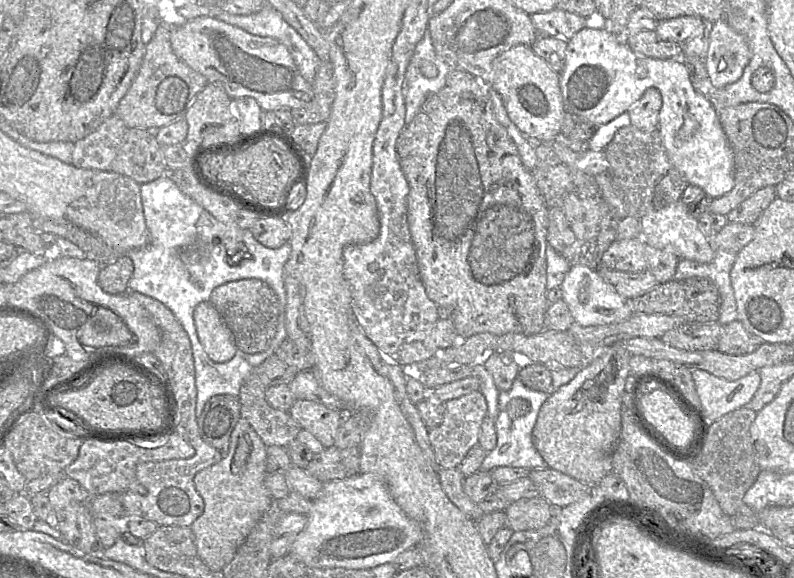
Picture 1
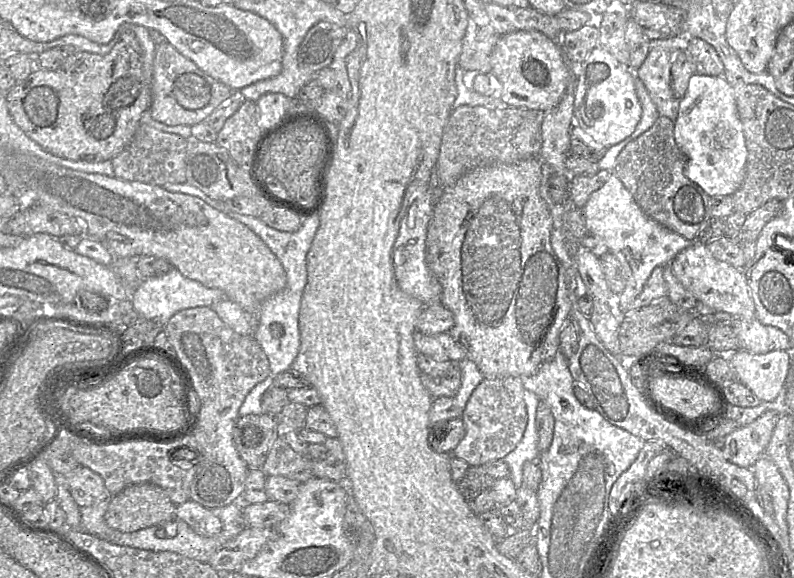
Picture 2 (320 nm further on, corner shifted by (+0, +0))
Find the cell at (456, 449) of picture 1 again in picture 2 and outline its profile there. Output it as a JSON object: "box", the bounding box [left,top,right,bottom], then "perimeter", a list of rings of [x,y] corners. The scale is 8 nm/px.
{"box":[452,378,528,466],"perimeter":[[[484,378],[474,389],[461,416],[465,435],[452,452],[453,457],[464,460],[469,466],[483,466],[503,459],[515,449],[528,422],[522,378]]]}

